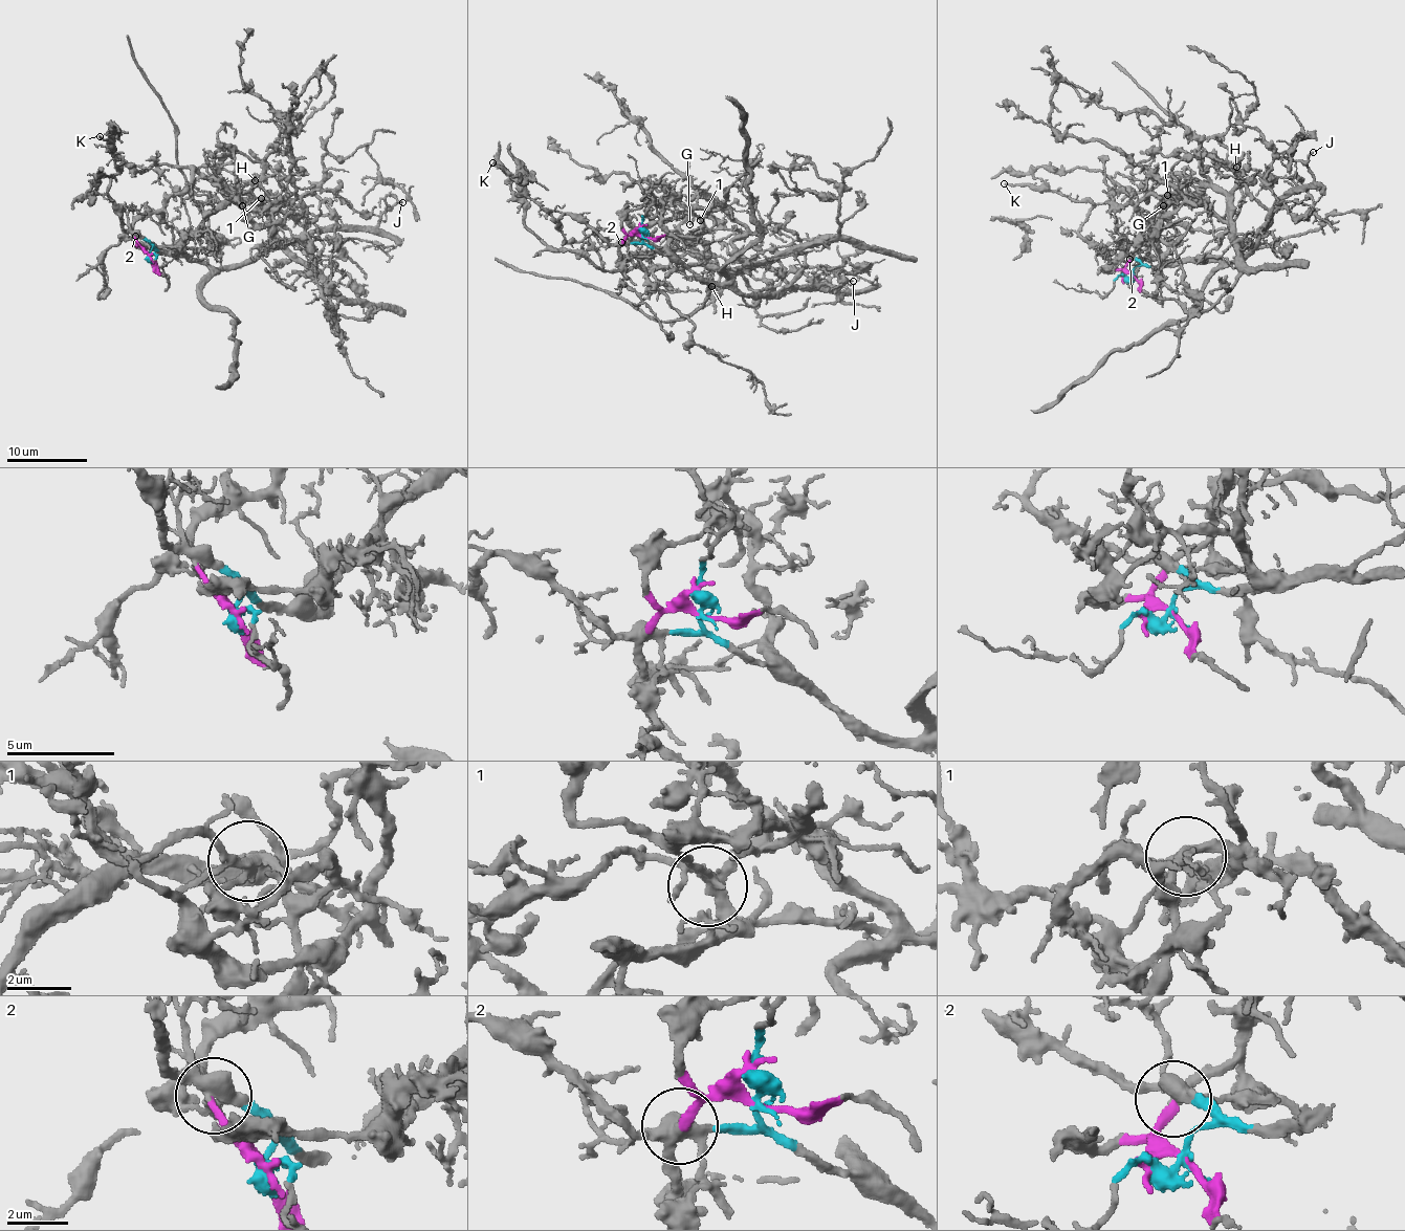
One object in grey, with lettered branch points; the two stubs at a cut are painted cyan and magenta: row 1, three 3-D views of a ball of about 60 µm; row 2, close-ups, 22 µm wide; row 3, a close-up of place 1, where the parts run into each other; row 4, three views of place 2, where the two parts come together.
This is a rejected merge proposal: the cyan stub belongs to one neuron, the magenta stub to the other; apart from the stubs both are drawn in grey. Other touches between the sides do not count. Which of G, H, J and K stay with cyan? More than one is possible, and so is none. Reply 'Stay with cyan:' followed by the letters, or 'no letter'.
Stay with cyan: G, H, J, K

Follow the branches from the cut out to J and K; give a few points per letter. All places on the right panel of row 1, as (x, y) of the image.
J: (1133, 276), (1138, 266), (1219, 260), (1226, 263), (1252, 255), (1276, 202), (1314, 185), (1308, 163), (1313, 153)
K: (1133, 276), (1138, 261), (1107, 251), (1078, 232), (1091, 202), (1075, 202), (1026, 183), (1004, 183)

